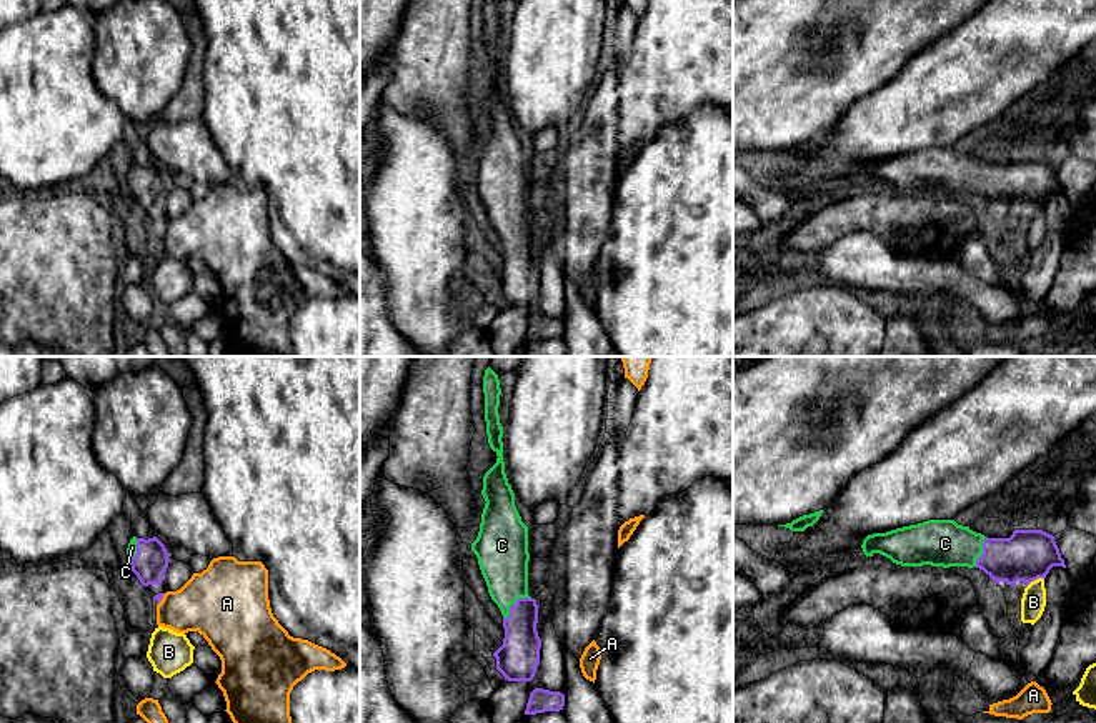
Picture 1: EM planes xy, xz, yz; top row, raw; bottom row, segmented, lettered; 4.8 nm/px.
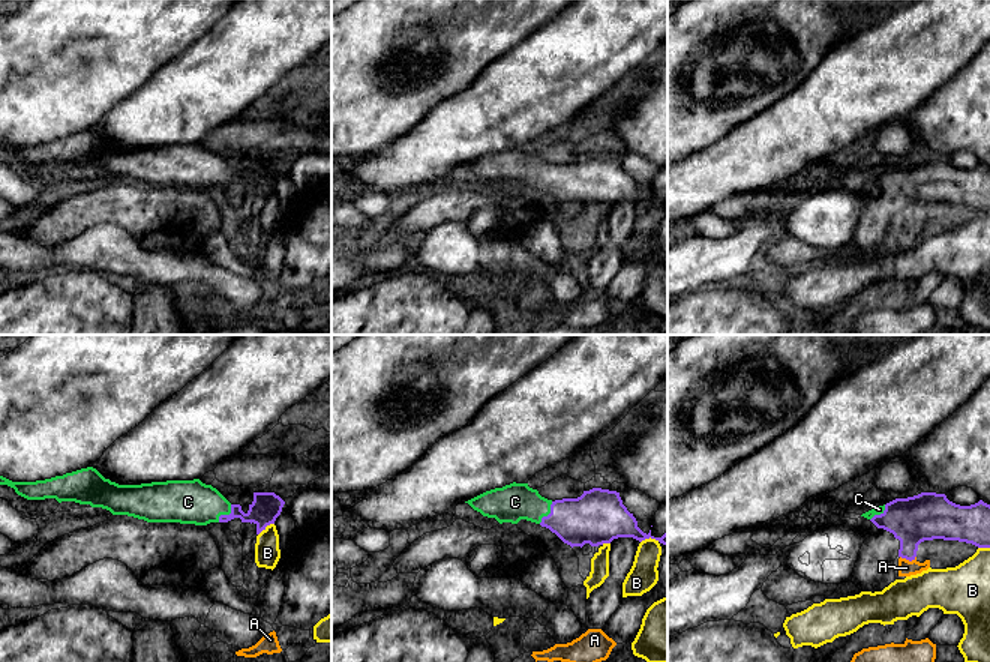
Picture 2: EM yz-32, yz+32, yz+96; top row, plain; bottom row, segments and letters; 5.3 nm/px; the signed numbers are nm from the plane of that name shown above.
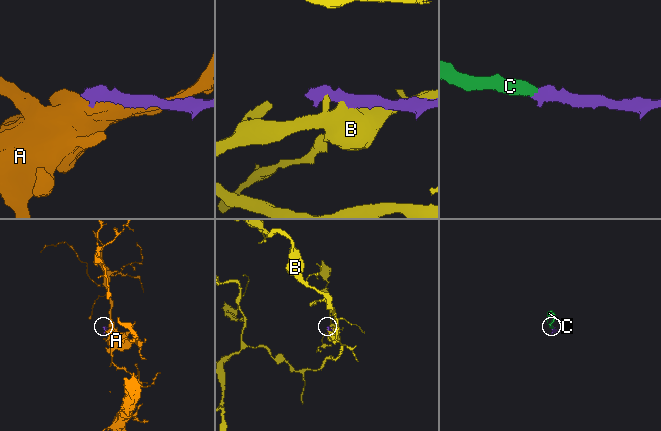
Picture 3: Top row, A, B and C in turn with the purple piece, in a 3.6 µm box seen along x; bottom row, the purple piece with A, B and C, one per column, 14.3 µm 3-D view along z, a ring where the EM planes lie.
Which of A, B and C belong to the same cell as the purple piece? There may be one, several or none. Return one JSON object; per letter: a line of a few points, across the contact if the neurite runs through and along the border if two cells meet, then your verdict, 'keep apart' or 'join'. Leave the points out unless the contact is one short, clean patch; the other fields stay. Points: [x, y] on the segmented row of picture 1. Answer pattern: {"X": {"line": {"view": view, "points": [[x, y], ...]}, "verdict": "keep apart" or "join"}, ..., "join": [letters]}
{"A": {"line": {"view": "xy", "points": [[165, 593], [159, 603]]}, "verdict": "keep apart"}, "B": {"verdict": "keep apart"}, "C": {"line": {"view": "xz", "points": [[518, 655], [515, 603], [508, 590], [502, 553]]}, "verdict": "join"}, "join": ["C"]}

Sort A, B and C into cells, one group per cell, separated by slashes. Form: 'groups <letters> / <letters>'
groups A / B / C

